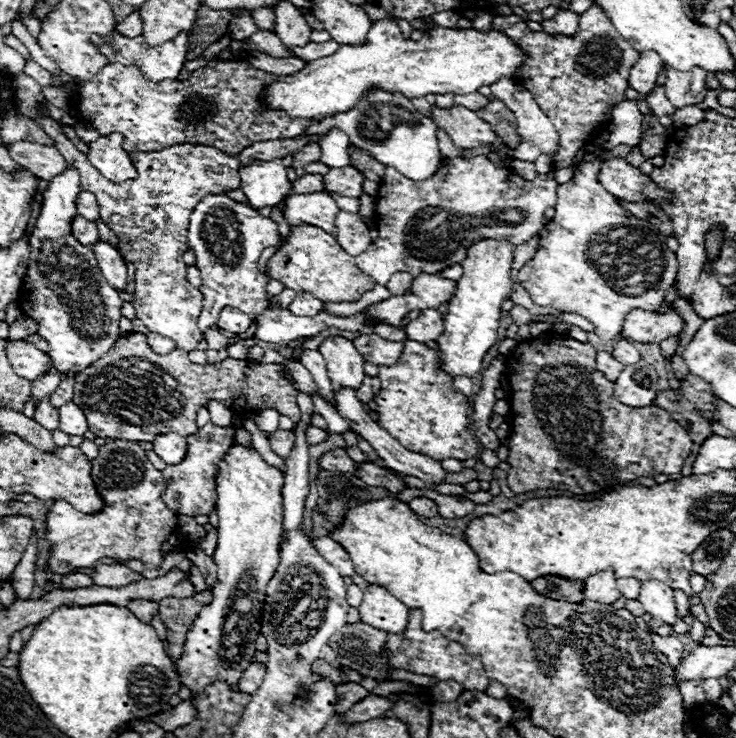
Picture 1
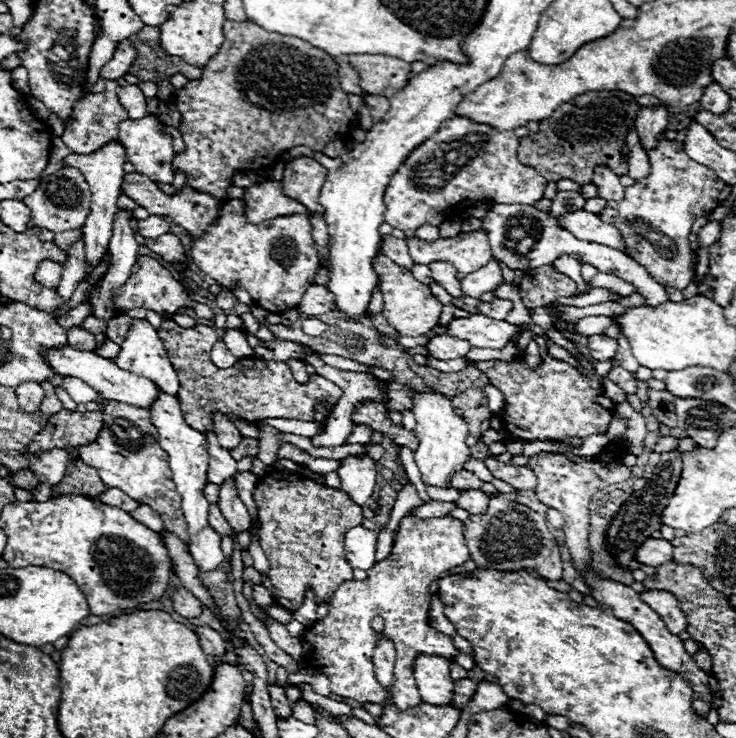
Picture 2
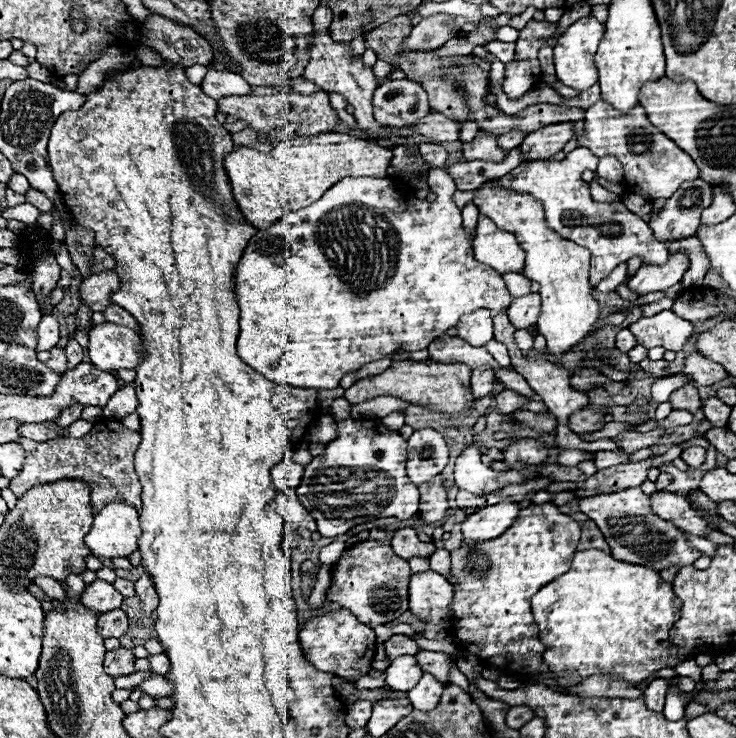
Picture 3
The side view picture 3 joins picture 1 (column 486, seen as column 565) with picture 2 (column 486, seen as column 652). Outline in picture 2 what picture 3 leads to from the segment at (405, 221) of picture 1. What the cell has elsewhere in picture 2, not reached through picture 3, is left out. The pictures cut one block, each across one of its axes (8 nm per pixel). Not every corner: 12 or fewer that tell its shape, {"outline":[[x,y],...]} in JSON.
{"outline":[[486,232],[406,240],[416,264],[446,260],[462,274],[492,260]]}

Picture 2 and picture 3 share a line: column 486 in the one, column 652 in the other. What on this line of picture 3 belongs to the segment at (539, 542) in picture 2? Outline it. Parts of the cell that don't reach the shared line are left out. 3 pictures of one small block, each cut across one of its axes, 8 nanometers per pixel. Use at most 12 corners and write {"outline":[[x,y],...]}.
{"outline":[[640,488],[582,498],[614,560],[660,572],[702,552]]}

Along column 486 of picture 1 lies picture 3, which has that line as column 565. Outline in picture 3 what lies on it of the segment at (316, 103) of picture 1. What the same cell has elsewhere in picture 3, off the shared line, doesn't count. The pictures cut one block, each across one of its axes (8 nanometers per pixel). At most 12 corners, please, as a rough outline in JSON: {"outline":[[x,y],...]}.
{"outline":[[576,20],[554,46],[556,76],[588,90],[598,82],[594,54],[604,24]]}

